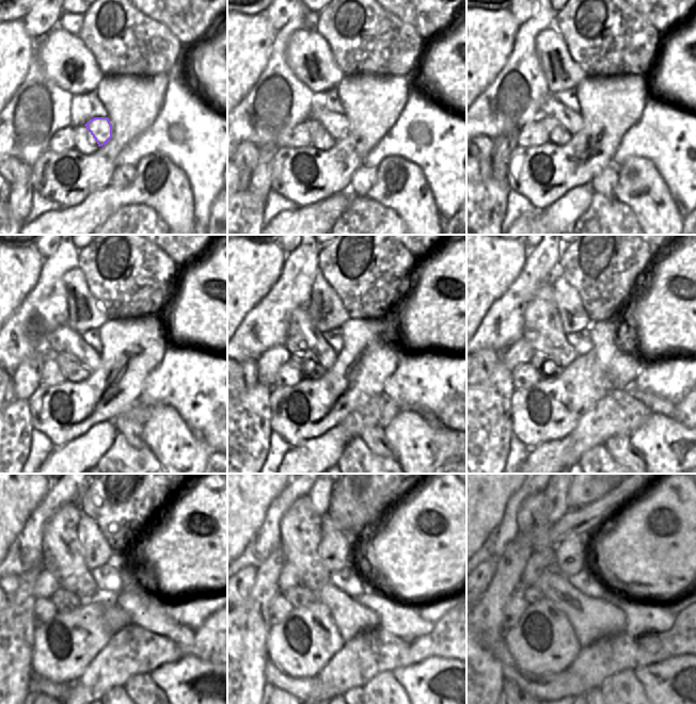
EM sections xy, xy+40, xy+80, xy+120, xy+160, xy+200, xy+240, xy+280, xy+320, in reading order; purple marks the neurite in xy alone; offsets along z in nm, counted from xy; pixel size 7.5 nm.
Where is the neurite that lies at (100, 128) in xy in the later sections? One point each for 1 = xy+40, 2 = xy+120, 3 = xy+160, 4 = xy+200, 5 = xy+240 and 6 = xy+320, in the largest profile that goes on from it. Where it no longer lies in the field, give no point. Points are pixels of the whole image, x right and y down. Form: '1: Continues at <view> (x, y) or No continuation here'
1: Continues at xy+40 (337, 126)
2: Continues at xy+120 (64, 339)
3: Continues at xy+160 (302, 337)
4: Continues at xy+200 (543, 332)
5: Continues at xy+240 (62, 556)
6: Continues at xy+320 (532, 521).

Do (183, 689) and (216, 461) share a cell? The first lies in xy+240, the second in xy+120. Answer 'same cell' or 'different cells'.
different cells

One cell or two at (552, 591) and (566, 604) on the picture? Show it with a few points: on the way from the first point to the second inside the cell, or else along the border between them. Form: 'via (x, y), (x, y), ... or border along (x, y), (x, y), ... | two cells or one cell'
via (555, 593), (563, 601) | one cell

